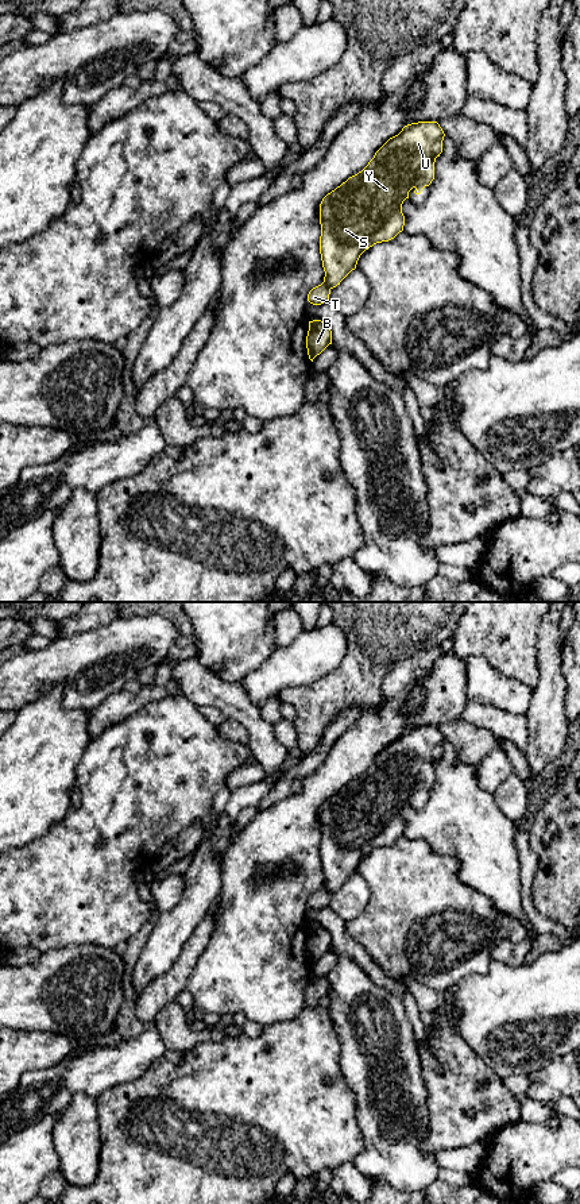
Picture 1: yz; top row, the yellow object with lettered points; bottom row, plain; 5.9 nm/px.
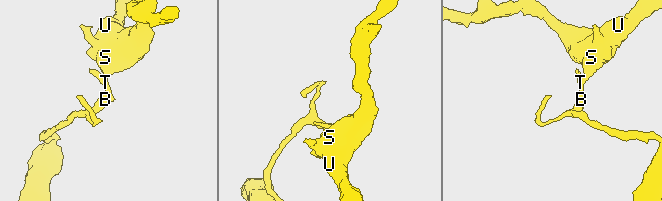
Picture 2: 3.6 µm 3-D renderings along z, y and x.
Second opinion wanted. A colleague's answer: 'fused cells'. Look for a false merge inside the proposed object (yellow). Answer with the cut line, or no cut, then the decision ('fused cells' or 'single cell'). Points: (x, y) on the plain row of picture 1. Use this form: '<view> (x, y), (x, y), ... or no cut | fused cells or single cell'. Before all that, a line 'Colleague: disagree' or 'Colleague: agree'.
Colleague: agree
yz (324, 886), (329, 894) | fused cells

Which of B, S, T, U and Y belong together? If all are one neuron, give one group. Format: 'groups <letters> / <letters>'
groups B T / S U Y

